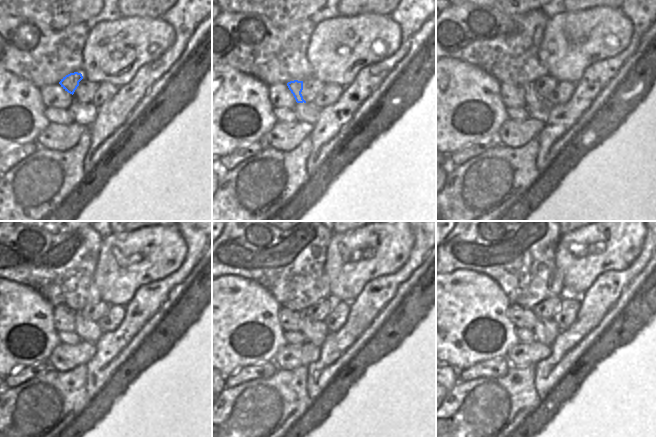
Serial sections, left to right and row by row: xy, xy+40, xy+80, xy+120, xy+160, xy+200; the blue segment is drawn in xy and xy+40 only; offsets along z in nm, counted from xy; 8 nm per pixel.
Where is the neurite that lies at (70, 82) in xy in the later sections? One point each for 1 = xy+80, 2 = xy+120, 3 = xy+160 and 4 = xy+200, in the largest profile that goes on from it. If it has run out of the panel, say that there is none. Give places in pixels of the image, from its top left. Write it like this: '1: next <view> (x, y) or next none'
1: next xy+80 (533, 104)
2: next xy+120 (88, 330)
3: next xy+160 (315, 332)
4: next xy+200 (545, 331)

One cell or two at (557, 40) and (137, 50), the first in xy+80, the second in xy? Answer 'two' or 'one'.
one

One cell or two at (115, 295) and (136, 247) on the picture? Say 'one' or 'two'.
one

